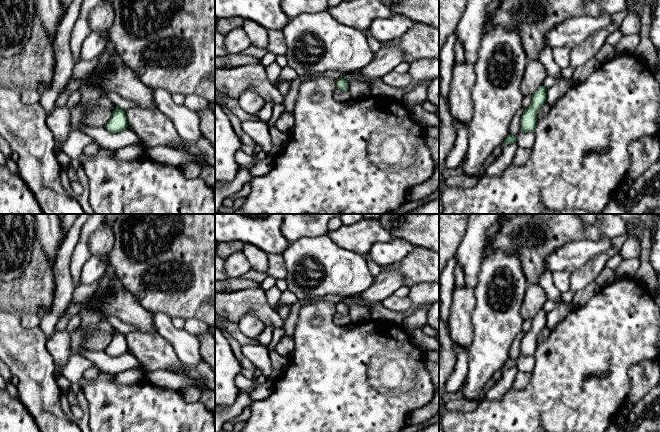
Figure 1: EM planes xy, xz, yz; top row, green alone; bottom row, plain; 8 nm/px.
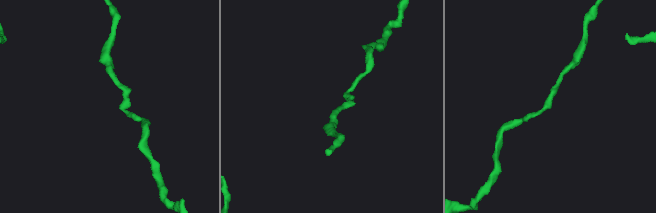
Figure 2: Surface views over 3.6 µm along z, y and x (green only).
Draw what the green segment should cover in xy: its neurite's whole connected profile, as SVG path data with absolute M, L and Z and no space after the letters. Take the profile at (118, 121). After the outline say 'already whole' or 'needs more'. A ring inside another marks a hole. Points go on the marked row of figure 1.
M116 106L111 118L104 128L106 128L109 132L117 133L126 129L127 126L128 122L125 111Z | already whole

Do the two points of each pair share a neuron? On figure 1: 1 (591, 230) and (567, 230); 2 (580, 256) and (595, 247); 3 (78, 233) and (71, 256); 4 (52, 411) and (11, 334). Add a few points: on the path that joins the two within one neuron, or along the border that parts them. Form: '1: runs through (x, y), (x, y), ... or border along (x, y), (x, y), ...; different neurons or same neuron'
1: runs through (585, 231), (573, 230); same neuron
2: runs through (584, 252), (591, 249); same neuron
3: runs through (77, 239), (74, 250); same neuron
4: runs through (39, 392), (34, 367), (24, 353); same neuron

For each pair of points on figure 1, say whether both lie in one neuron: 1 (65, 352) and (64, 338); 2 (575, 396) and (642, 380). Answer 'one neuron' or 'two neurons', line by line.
1: one neuron
2: two neurons

